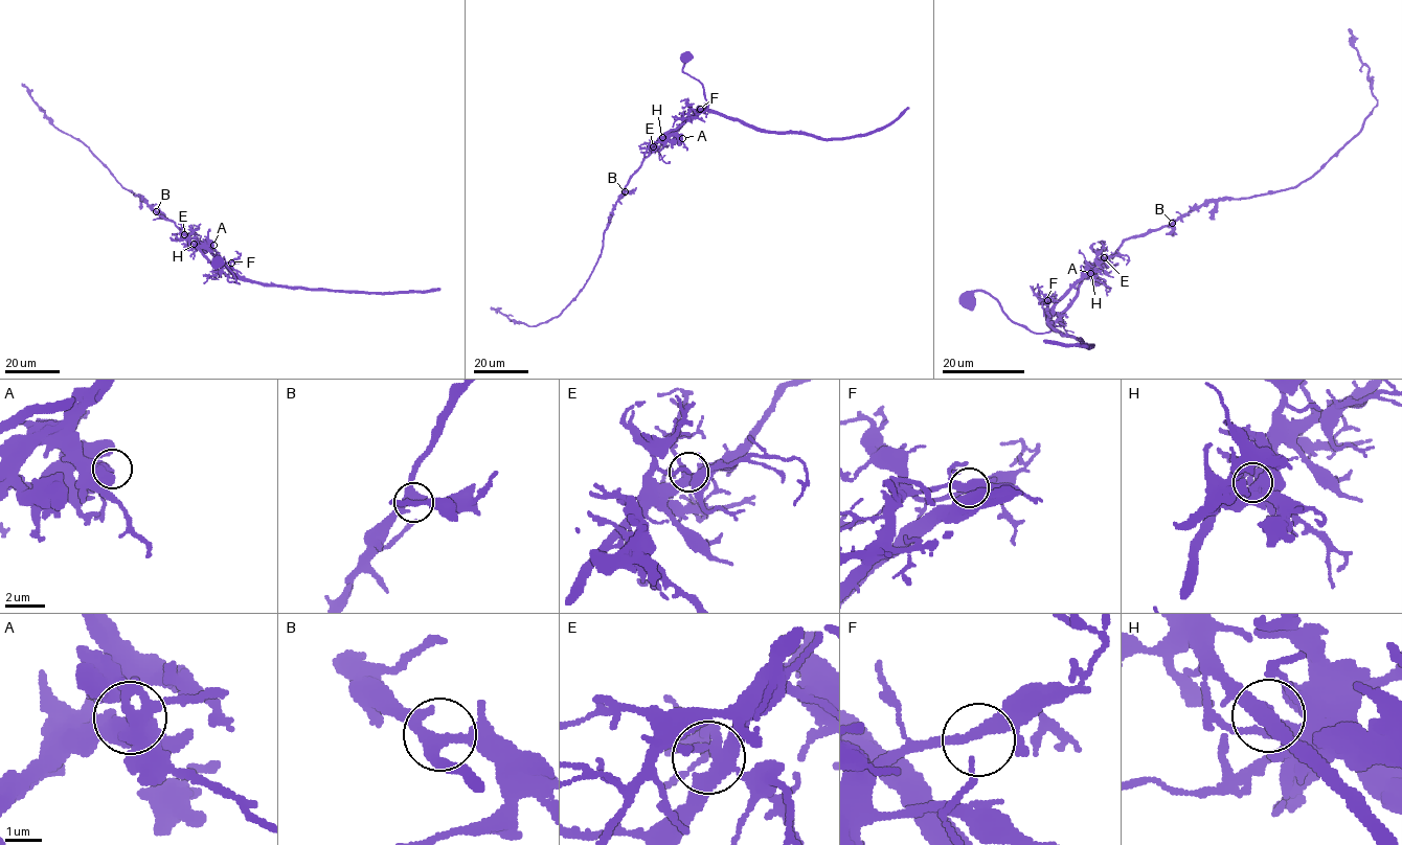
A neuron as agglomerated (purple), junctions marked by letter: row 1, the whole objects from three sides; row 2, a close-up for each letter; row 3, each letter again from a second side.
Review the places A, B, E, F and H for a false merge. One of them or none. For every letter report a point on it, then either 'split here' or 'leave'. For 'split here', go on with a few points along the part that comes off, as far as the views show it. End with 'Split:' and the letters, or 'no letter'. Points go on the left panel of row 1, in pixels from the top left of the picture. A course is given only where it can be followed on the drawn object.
A: (213, 245) | leave
B: (156, 211) | leave
E: (184, 234) | leave
F: (231, 263) | leave
H: (194, 244) | split here | (194, 245), (205, 246), (241, 277), (270, 284), (355, 292), (425, 292), (441, 288)
Split: H

